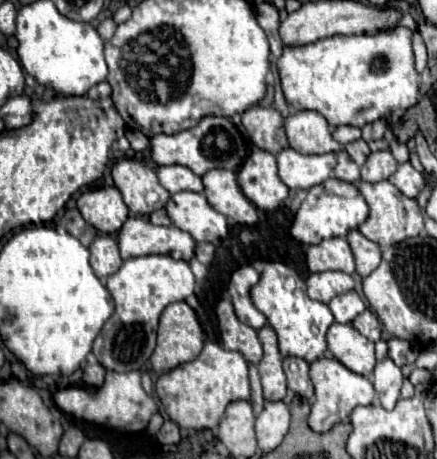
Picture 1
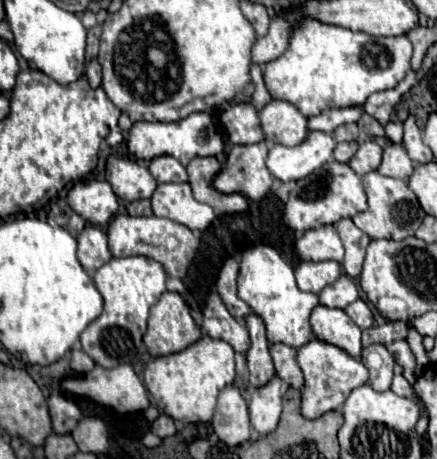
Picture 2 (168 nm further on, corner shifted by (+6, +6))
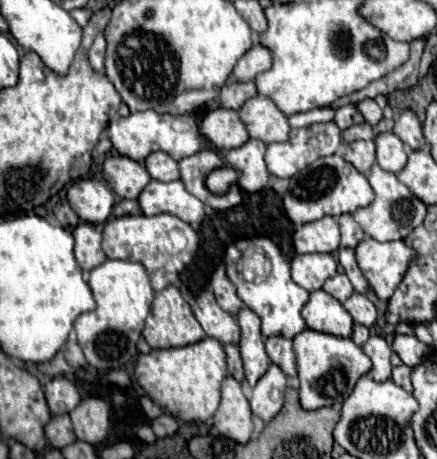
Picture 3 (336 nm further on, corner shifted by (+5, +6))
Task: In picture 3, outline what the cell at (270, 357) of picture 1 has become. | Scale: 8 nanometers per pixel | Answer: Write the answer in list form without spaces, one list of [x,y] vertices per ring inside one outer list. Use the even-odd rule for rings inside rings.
[[[241,308],[241,312],[237,312],[237,322],[241,328],[239,352],[243,358],[245,378],[251,386],[255,386],[255,382],[267,372],[267,368],[271,364],[271,360],[265,352],[265,340],[261,334],[261,320],[253,310]]]

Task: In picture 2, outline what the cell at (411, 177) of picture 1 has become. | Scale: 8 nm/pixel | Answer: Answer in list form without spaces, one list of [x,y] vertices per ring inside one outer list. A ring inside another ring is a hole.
[[[390,144],[388,148],[384,148],[384,156],[382,156],[382,164],[380,164],[378,172],[382,176],[408,180],[412,176],[412,172],[414,172],[414,164],[408,158],[402,144]]]

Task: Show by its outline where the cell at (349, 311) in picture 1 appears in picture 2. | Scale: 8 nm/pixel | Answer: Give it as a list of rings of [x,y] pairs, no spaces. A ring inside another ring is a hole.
[[[342,274],[334,284],[326,286],[320,294],[320,304],[328,306],[328,308],[340,308],[344,310],[348,304],[358,300],[358,288],[352,282],[352,278],[348,278],[346,274]]]

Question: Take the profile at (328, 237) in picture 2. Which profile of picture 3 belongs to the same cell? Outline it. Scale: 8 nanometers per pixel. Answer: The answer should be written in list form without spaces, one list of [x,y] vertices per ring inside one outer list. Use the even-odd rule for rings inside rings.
[[[333,216],[303,224],[293,234],[293,244],[299,254],[311,252],[335,252],[339,248],[339,226]]]

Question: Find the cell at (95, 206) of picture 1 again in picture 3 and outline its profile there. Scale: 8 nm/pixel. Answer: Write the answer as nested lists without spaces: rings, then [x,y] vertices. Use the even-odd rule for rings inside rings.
[[[77,180],[67,190],[67,200],[81,220],[99,224],[105,222],[113,210],[113,192],[99,180]]]

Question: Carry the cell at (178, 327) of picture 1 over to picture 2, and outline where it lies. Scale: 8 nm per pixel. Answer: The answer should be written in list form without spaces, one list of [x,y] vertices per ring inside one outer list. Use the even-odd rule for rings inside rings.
[[[164,292],[150,308],[148,330],[144,334],[146,350],[152,358],[182,352],[202,336],[180,294]]]

